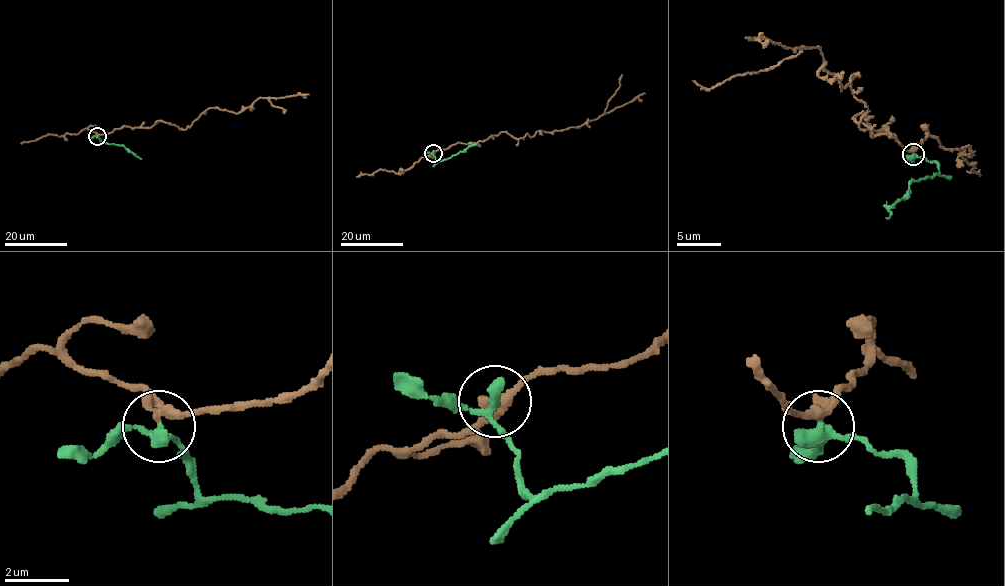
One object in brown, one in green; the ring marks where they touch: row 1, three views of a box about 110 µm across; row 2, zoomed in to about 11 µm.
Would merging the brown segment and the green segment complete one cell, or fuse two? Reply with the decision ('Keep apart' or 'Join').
Keep apart

